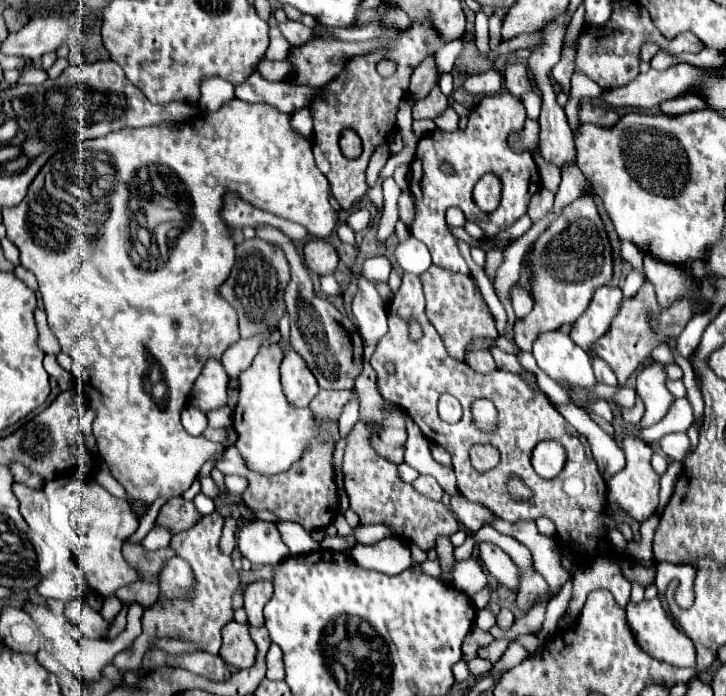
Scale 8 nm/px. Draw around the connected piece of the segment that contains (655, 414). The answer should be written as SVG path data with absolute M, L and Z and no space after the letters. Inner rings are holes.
M659 362L645 366L637 374L637 394L645 402L645 416L640 421L643 429L659 422L673 402L673 396L665 388L665 378L665 366Z

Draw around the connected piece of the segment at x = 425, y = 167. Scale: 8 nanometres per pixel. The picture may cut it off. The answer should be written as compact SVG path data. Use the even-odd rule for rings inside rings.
M499 92L499 94L479 98L479 102L469 114L467 130L455 130L455 132L435 130L431 136L425 136L419 140L417 154L411 164L409 190L415 200L415 216L409 226L409 232L411 236L421 240L429 248L435 266L453 270L459 274L469 274L469 268L458 249L457 240L452 239L448 227L444 227L445 210L449 206L461 208L465 212L465 218L469 222L479 224L485 230L485 234L497 234L527 214L531 196L541 188L539 170L529 154L517 154L507 144L507 136L513 130L521 130L525 118L527 116L525 116L523 104L509 92ZM445 162L453 168L451 174L443 174L441 164ZM415 166L419 166L421 170L415 170ZM487 172L493 172L501 178L503 196L495 212L481 214L481 210L475 206L471 198L471 192L473 192L475 182Z

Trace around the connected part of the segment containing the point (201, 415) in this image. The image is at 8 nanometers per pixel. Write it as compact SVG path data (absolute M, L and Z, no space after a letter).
M187 404L181 412L181 422L183 422L183 428L193 434L193 436L201 436L203 430L207 428L207 416L203 410L195 408L193 404Z

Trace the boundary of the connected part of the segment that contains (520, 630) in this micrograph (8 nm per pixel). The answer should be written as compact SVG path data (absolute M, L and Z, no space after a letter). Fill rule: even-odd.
M537 604L525 616L515 620L515 624L509 630L501 630L499 626L493 626L489 634L493 636L493 640L515 640L517 636L523 634L537 634L543 624L543 616L545 616L545 604Z

